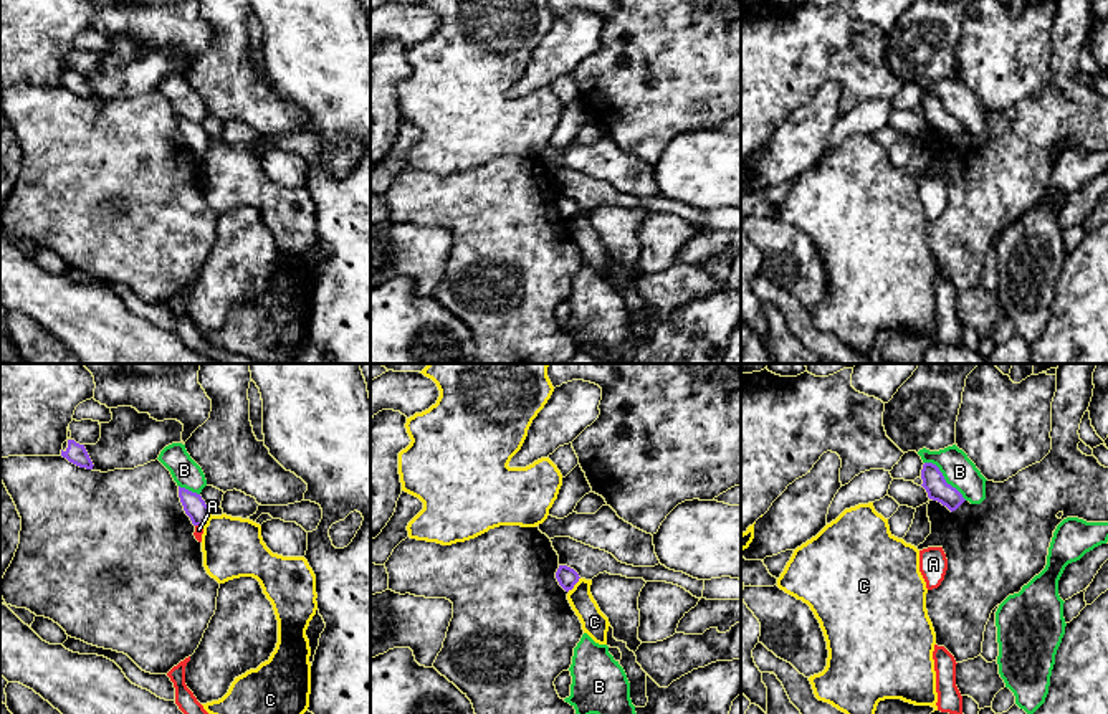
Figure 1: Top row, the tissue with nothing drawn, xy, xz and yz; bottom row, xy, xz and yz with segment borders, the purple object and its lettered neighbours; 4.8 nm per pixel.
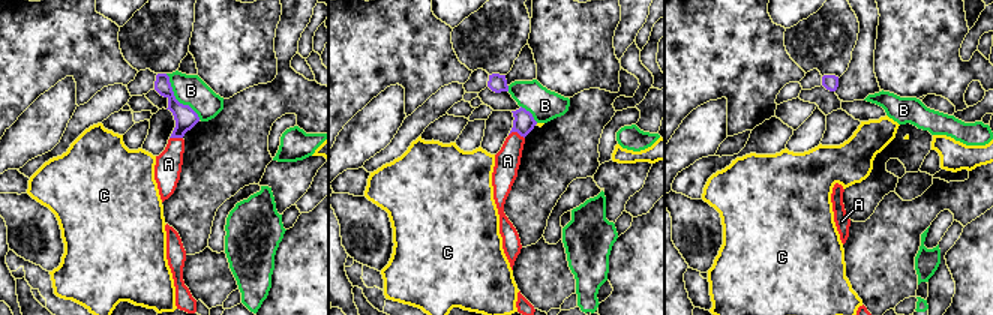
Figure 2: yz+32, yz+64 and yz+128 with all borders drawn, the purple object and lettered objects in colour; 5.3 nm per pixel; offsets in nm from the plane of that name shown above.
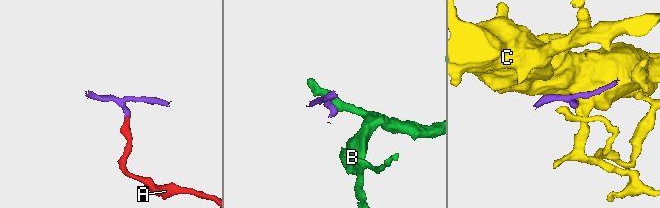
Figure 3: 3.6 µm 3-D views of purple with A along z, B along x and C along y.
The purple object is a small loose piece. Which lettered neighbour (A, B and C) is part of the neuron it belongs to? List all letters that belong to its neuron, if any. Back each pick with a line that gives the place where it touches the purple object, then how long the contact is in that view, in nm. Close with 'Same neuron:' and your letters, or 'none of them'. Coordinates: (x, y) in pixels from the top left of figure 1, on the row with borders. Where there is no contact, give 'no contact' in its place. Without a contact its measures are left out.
A: xy (199, 524) | 40 nm
Same neuron: A

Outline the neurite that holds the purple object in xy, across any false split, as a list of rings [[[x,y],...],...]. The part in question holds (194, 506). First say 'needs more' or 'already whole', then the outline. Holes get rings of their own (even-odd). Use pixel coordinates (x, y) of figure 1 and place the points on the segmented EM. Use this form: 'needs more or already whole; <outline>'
needs more; [[[179,486],[179,497],[184,506],[185,514],[190,517],[195,526],[195,539],[202,542],[203,526],[210,516],[210,507],[205,504],[200,494],[192,493]]]

